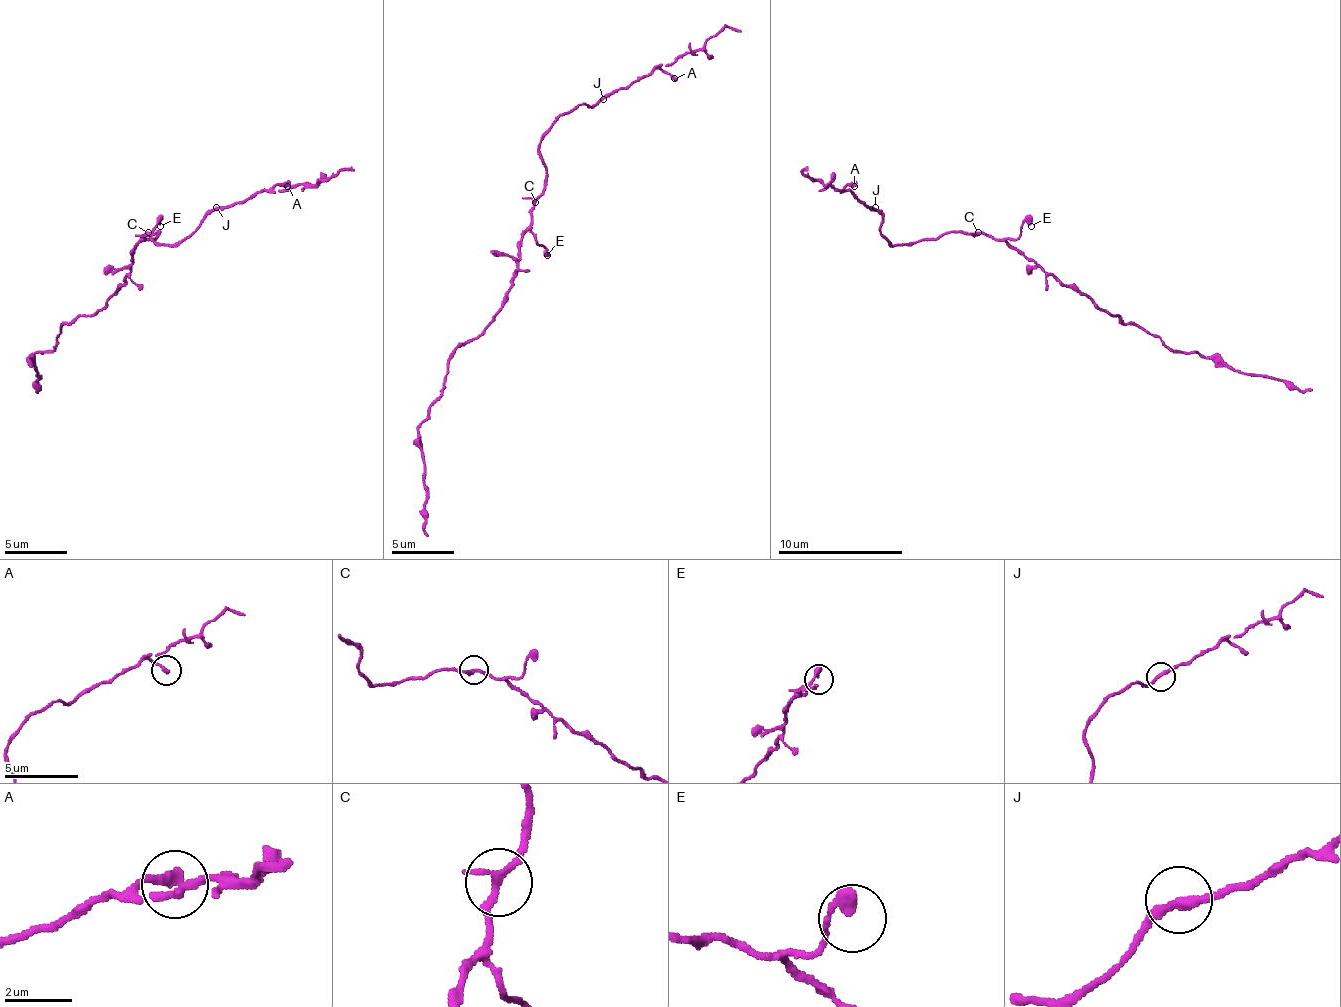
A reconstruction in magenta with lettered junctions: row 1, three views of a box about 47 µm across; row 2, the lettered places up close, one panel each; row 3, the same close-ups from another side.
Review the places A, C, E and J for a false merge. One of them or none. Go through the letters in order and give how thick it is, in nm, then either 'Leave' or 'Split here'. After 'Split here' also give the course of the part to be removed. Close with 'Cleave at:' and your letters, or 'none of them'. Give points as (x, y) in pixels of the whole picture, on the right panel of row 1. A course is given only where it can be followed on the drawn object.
A: Thickness 320 nm. Leave
C: Thickness 240 nm. Leave
E: Thickness 420 nm. Leave
J: Thickness 260 nm. Leave
Cleave at: none of them

